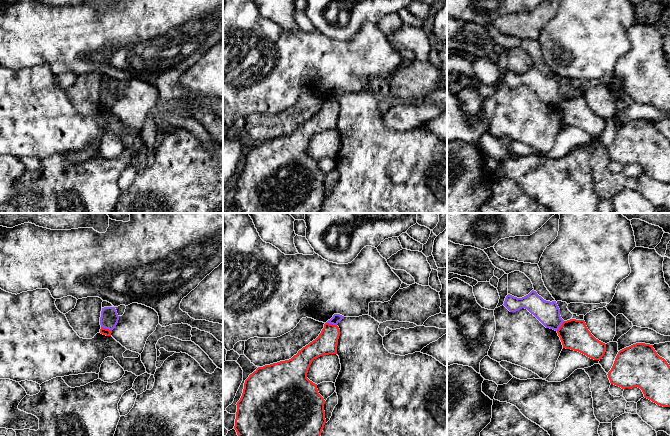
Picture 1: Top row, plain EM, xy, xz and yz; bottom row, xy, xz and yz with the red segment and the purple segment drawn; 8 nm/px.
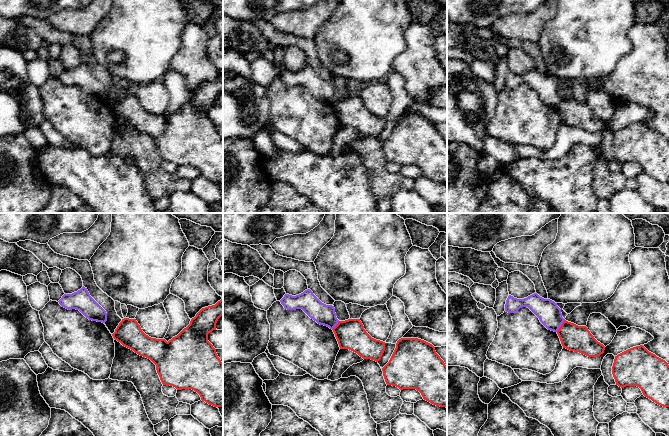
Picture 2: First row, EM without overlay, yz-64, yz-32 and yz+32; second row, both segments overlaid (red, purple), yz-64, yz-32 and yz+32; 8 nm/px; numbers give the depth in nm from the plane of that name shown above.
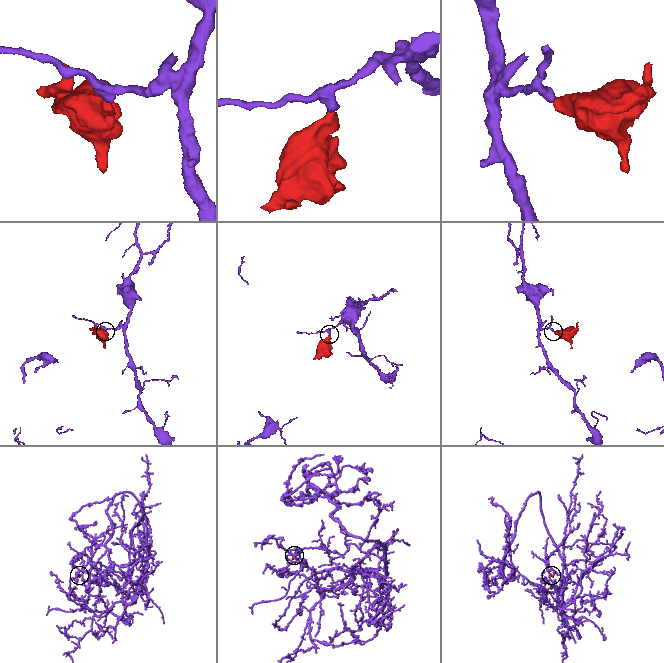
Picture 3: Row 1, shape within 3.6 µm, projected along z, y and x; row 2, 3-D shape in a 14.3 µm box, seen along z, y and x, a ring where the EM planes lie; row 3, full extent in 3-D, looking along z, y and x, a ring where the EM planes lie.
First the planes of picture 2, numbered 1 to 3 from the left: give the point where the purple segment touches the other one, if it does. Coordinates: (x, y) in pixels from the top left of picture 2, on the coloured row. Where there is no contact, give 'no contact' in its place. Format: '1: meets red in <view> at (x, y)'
1: no contact
2: meets red in yz-32 at (336, 325)
3: meets red in yz+32 at (561, 325)

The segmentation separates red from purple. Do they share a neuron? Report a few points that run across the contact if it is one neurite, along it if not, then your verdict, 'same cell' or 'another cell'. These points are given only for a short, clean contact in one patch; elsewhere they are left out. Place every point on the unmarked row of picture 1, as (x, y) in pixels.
line xy (101, 102), (111, 106); another cell

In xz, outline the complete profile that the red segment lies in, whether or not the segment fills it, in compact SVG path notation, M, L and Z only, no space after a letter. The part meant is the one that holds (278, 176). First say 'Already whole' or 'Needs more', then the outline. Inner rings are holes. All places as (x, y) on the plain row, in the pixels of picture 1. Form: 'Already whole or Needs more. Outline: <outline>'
Already whole. Outline: M325 99L319 112L303 123L291 135L258 143L245 156L237 188L234 205L238 213L320 213L326 199L324 174L319 170L317 160L307 154L312 137L320 132L337 130L340 105L337 101Z

